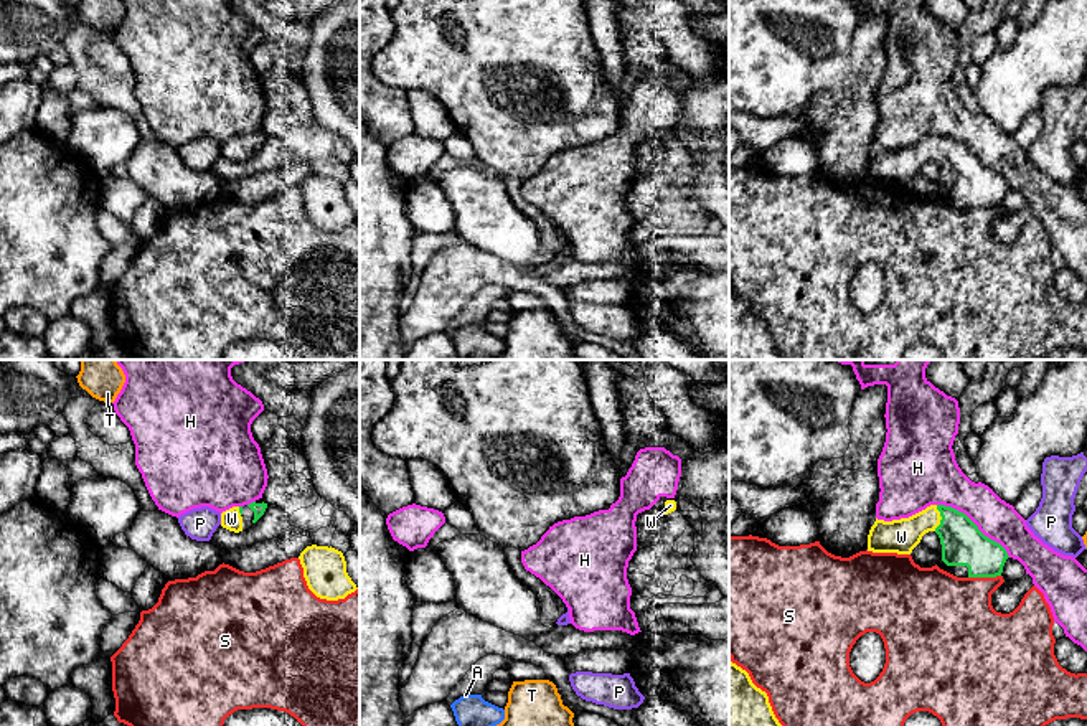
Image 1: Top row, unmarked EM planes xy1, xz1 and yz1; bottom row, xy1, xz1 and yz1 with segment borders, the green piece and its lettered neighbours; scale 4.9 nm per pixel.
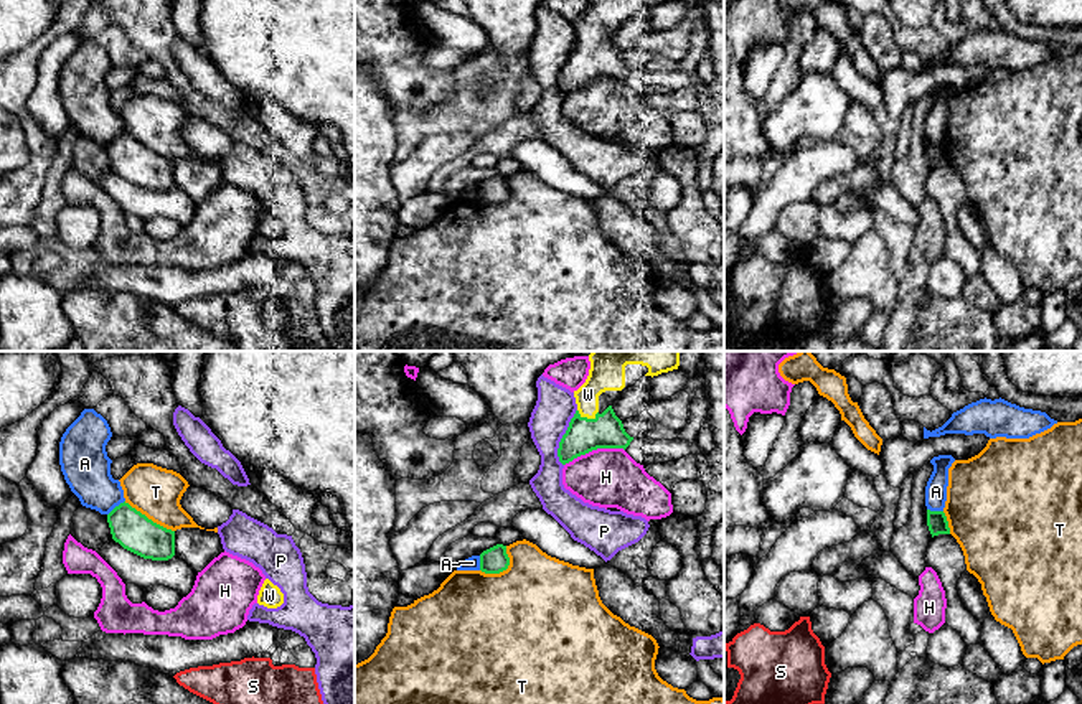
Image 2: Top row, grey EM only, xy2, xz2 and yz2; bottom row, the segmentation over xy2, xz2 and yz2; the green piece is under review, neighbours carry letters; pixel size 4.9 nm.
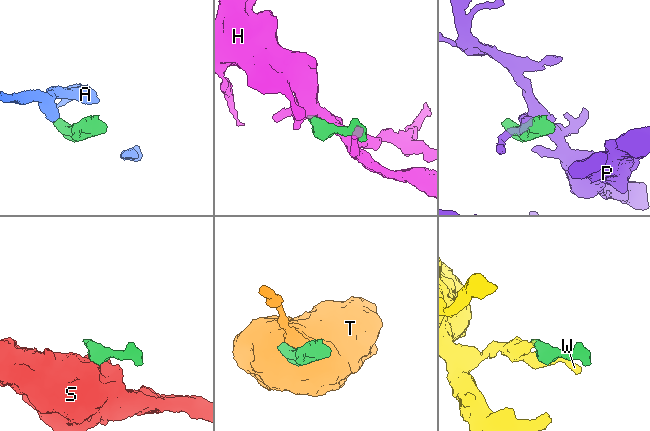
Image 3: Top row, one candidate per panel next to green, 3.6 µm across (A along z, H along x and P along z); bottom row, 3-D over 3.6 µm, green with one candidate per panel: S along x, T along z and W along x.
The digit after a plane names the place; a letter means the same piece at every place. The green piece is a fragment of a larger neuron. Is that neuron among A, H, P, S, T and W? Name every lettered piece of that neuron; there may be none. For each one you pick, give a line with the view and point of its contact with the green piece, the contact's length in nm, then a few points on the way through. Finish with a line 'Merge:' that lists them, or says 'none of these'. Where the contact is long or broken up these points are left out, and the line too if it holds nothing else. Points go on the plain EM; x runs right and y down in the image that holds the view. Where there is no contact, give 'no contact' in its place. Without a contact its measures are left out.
W: meets green in xz2 at (586, 48); contact 110 nm long
Merge: W

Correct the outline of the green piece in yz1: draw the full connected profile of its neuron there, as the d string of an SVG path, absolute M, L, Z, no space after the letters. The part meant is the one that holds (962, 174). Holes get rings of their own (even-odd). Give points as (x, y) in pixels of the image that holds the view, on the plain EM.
M930 135L901 150L878 150L868 165L868 182L911 185L922 167L935 162L940 168L937 196L957 208L996 208L1009 188L1006 180L985 167L962 142Z

